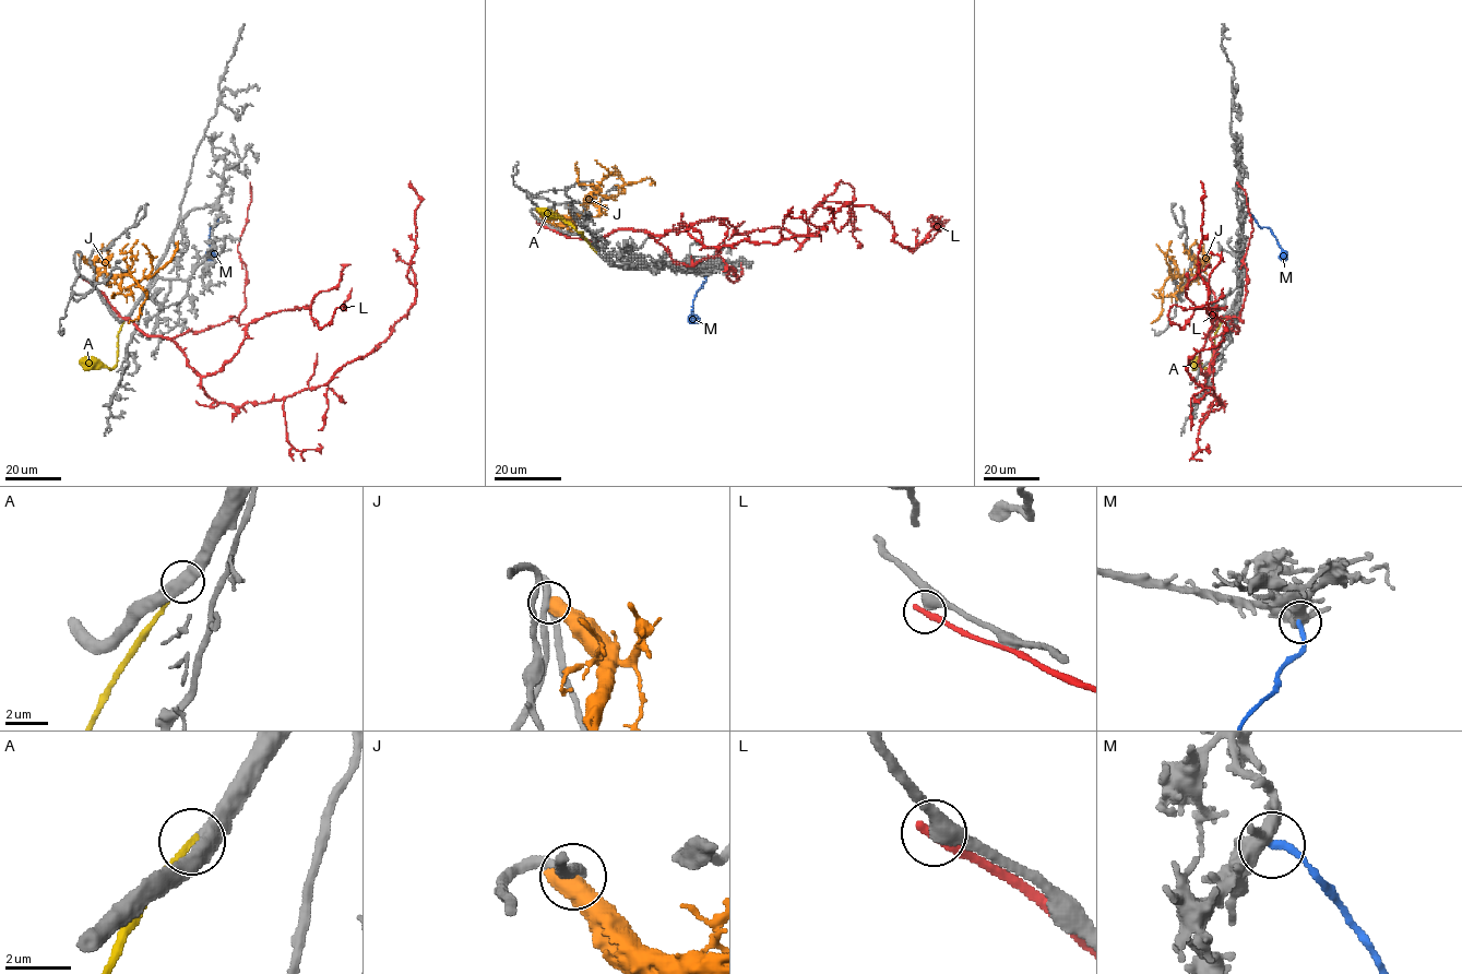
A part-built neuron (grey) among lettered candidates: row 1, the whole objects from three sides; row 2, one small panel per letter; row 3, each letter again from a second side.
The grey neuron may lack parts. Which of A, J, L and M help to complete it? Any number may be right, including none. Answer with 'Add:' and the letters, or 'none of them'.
Add: A

